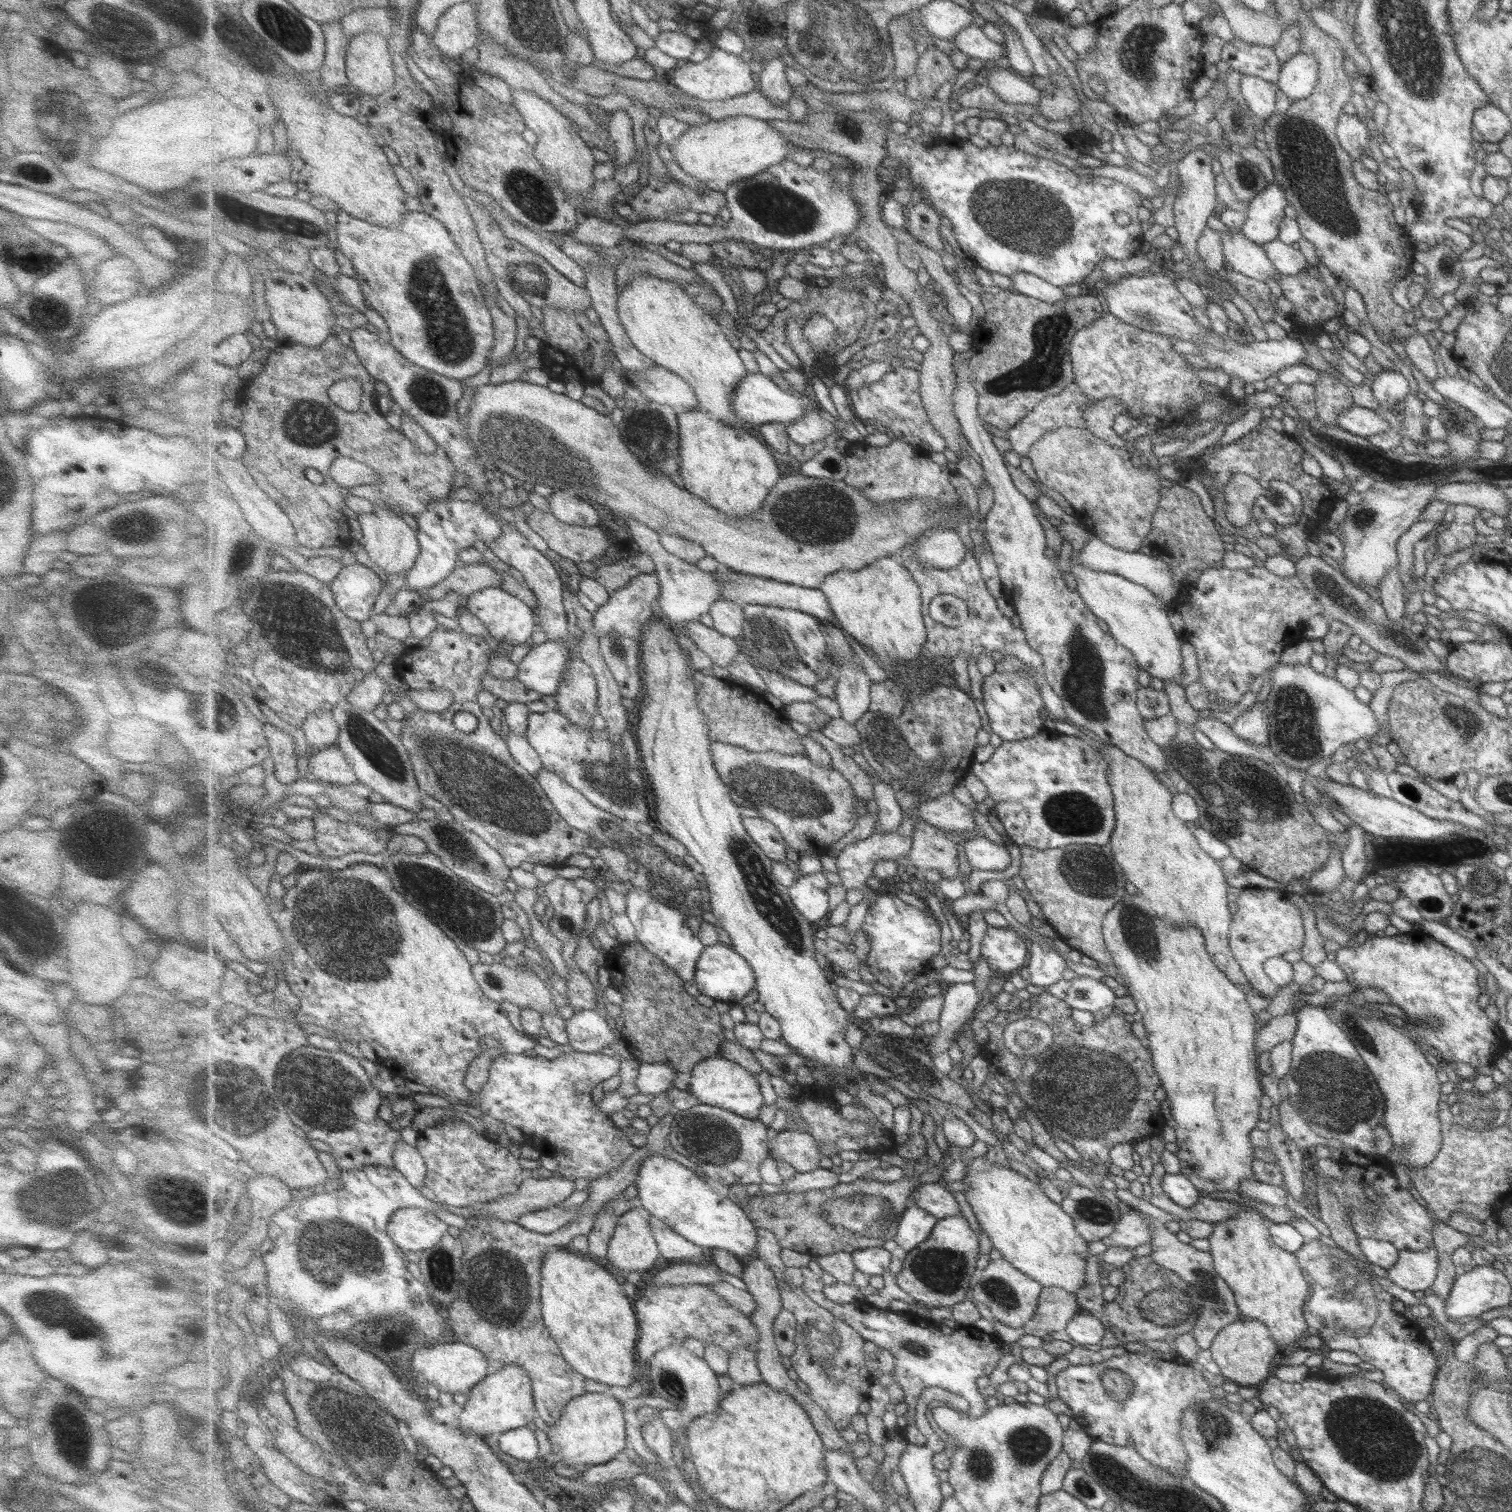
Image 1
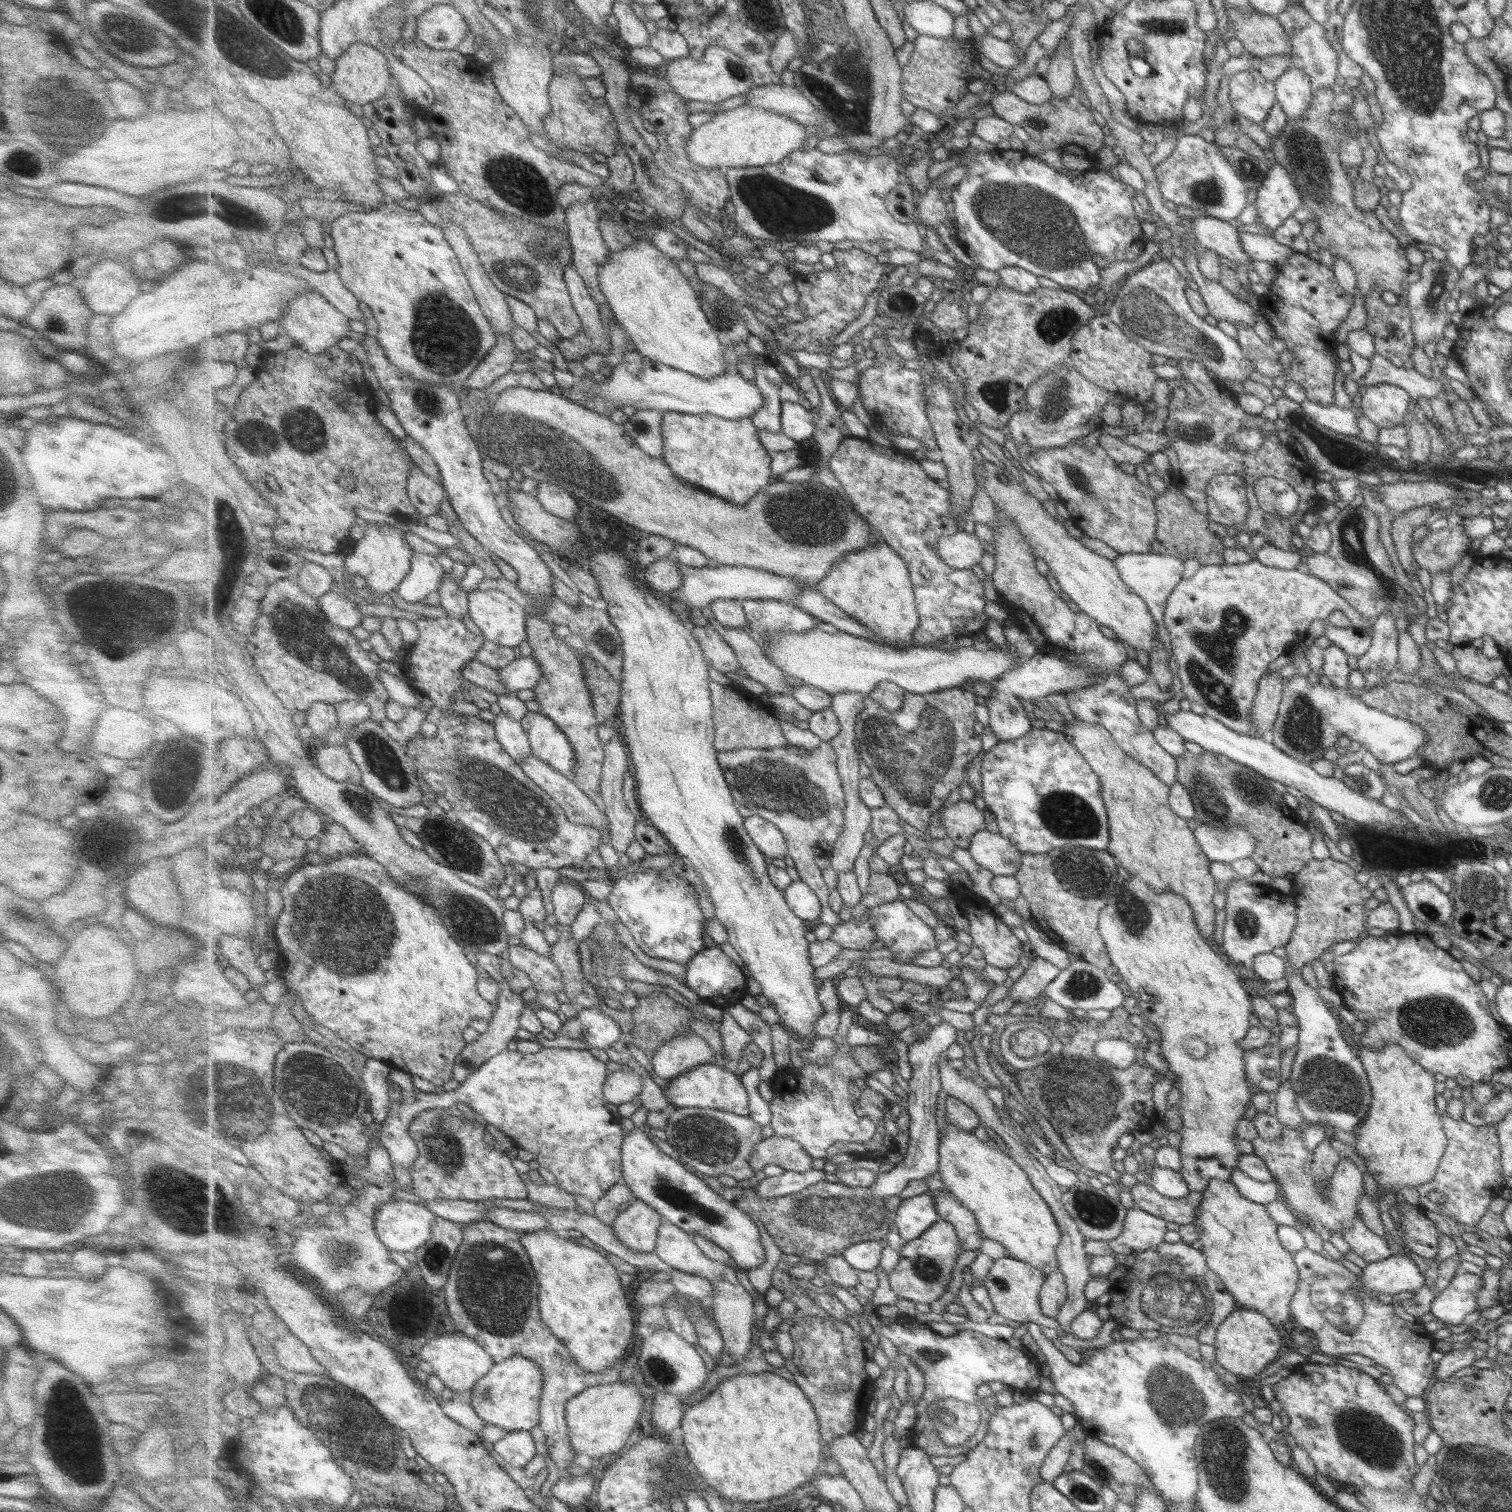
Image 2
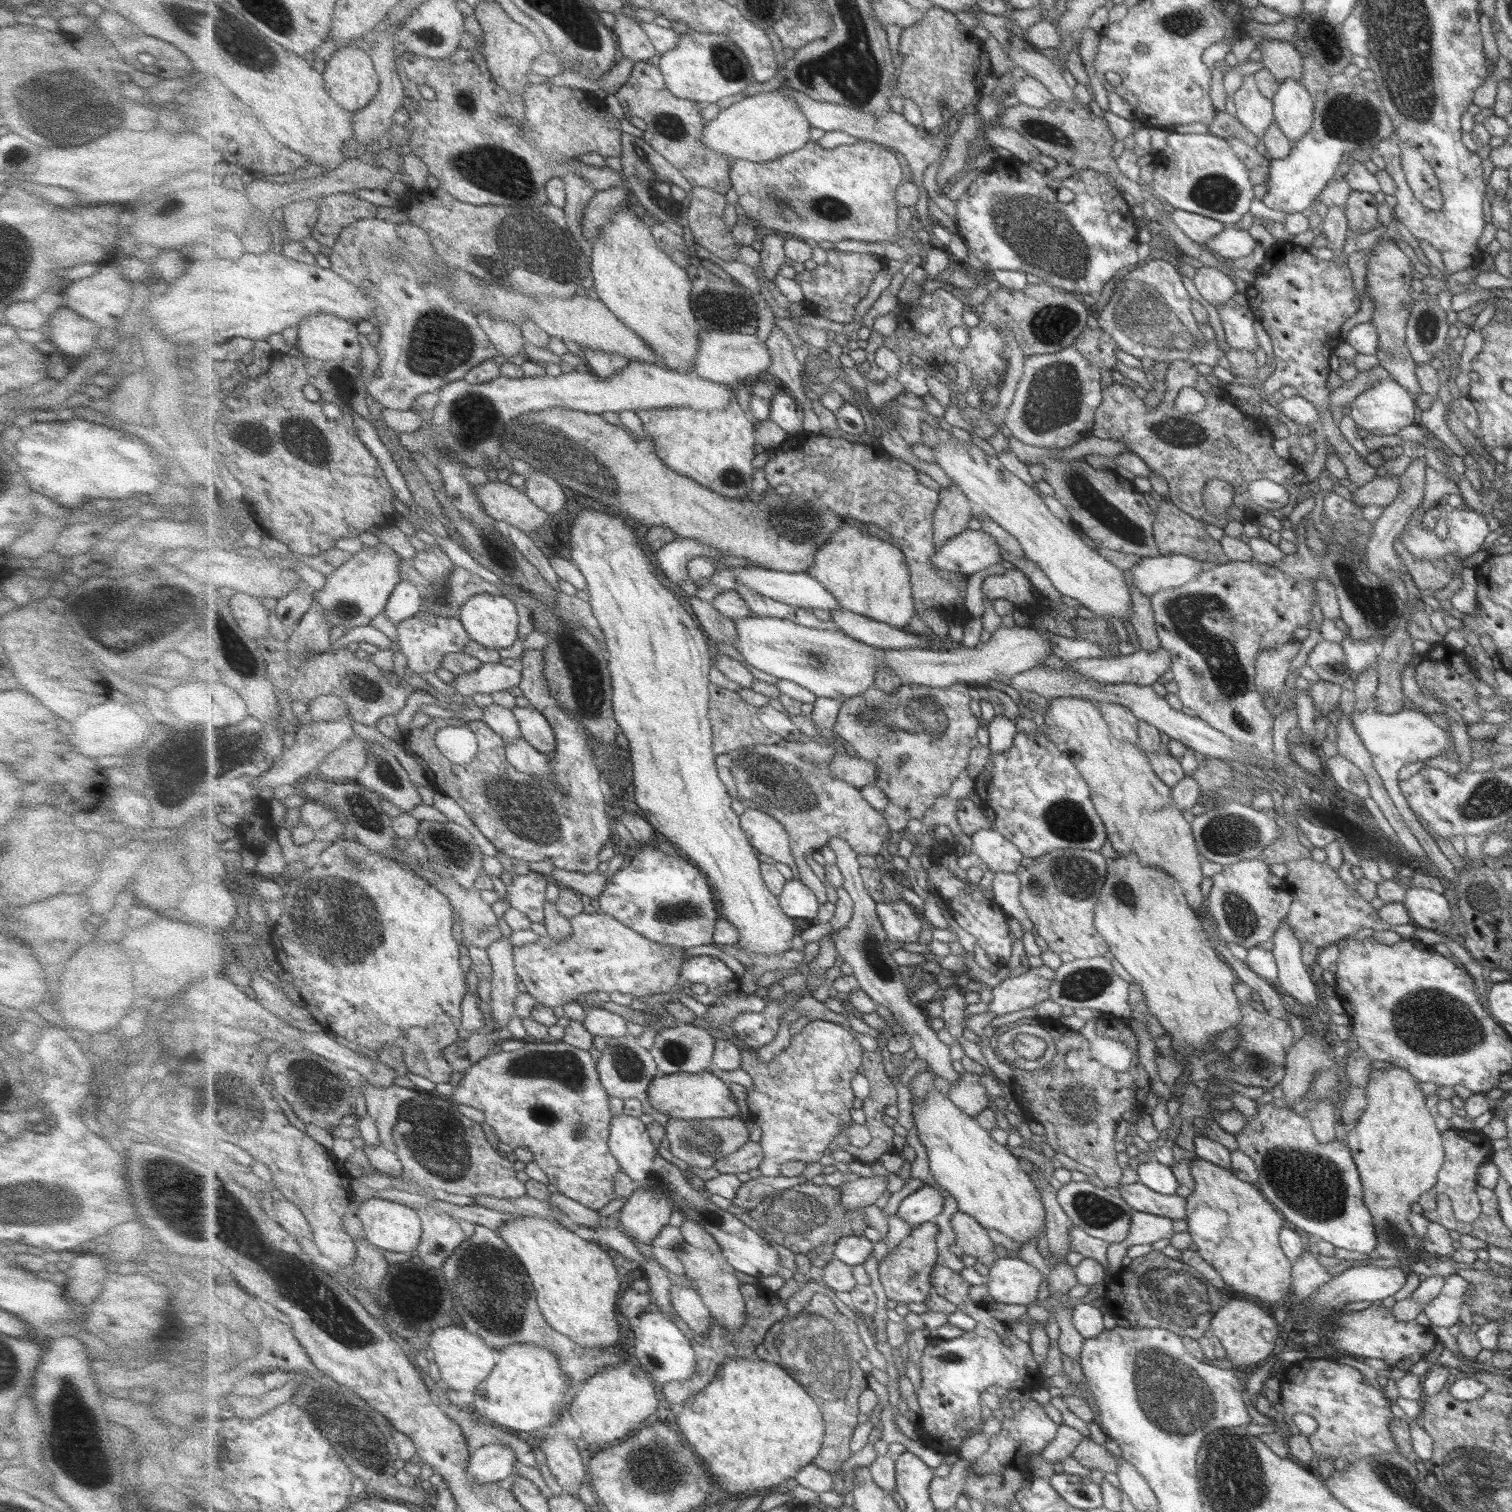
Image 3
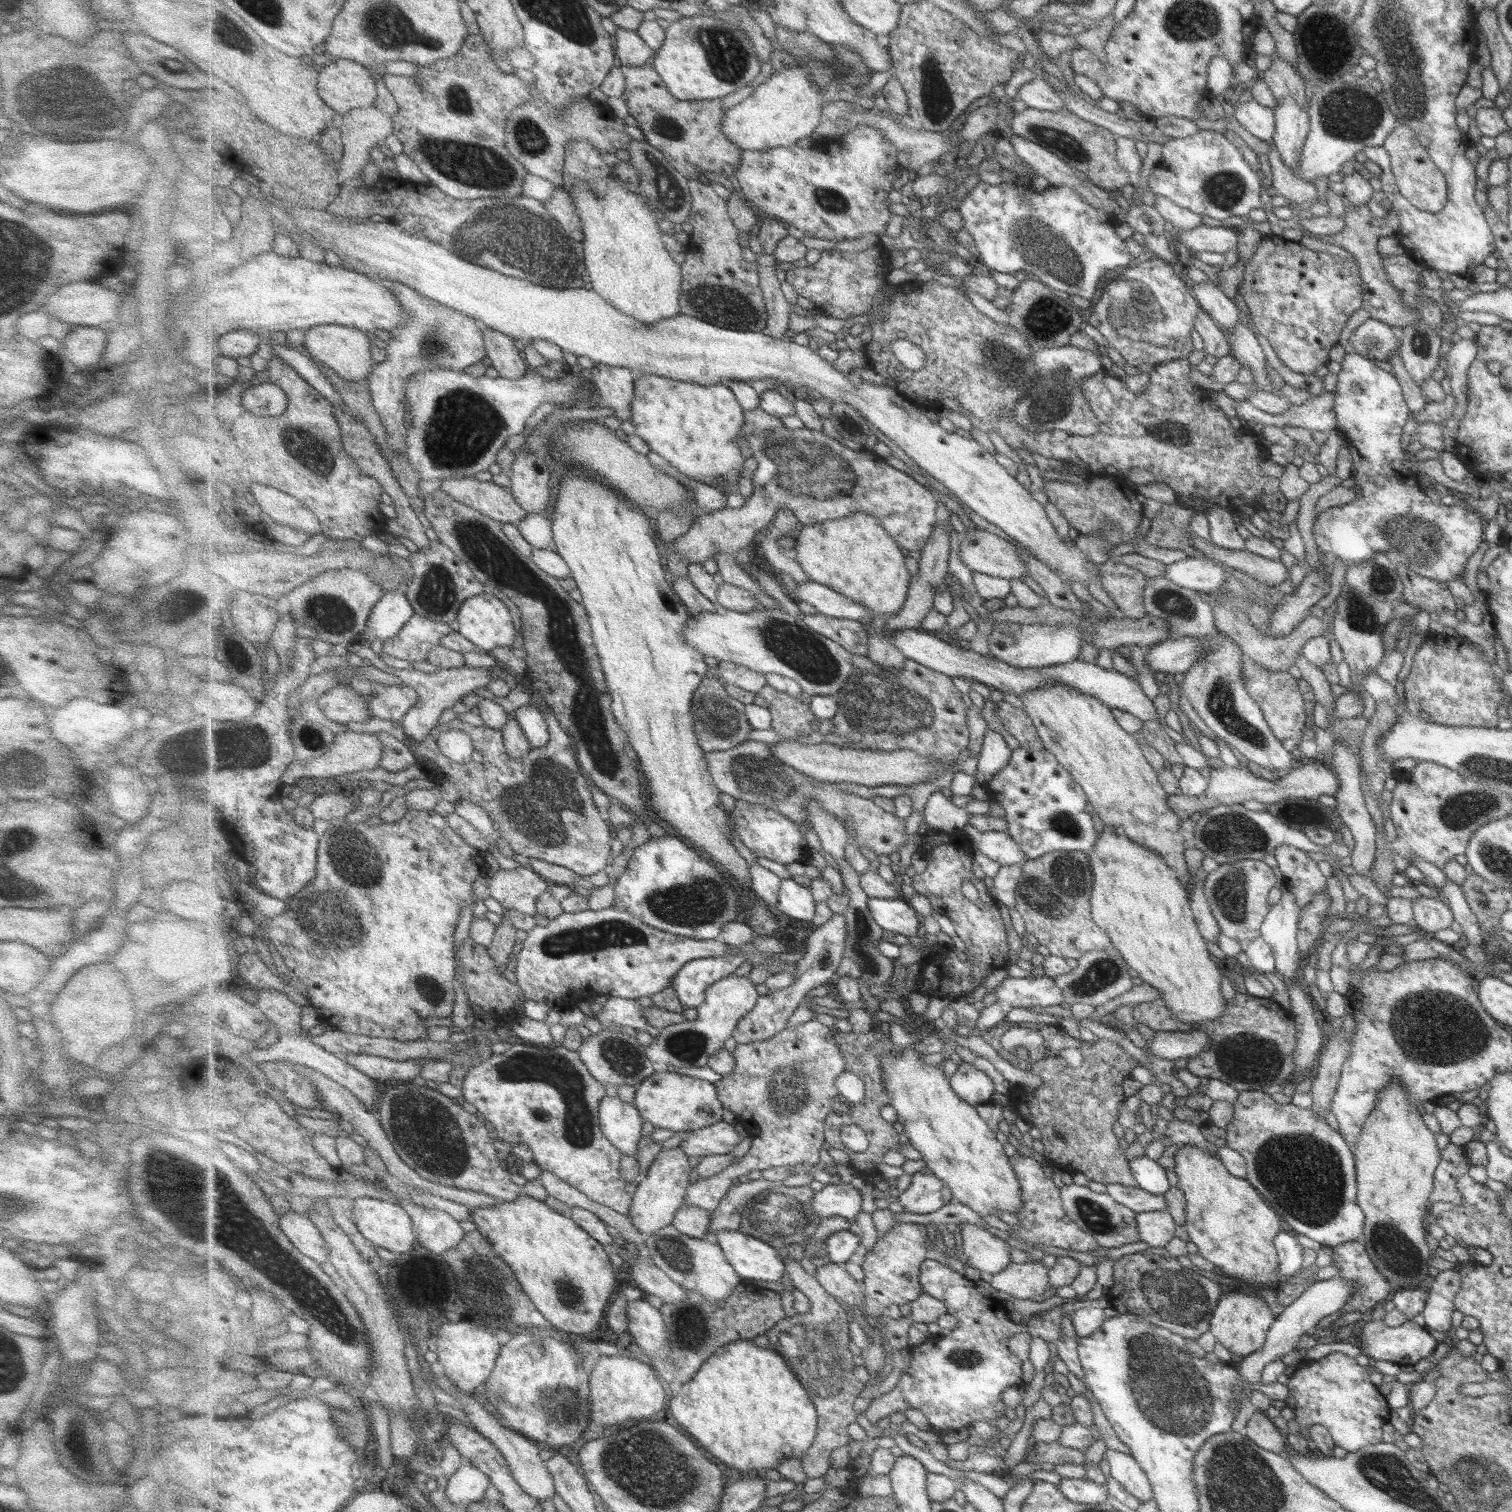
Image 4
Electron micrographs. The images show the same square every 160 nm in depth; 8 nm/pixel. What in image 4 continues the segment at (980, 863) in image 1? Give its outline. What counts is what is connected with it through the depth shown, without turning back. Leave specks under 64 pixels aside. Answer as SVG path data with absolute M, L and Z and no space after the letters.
M967 825L963 832L967 834L974 849L979 850L1001 867L1022 864L1027 859L1021 845L1008 833L979 832L970 825Z

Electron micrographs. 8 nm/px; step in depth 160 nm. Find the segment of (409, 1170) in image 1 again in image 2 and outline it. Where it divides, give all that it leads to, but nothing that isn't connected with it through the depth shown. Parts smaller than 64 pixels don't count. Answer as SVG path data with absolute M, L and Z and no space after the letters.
M542 1047L541 1052L525 1054L519 1050L505 1049L487 1060L479 1070L472 1072L454 1091L437 1094L419 1091L413 1086L413 1078L408 1073L393 1067L389 1079L400 1087L402 1100L401 1103L392 1102L389 1116L378 1132L382 1138L382 1145L390 1152L392 1161L397 1166L409 1170L420 1155L416 1140L410 1133L413 1121L425 1110L449 1111L457 1102L465 1103L479 1113L487 1123L509 1136L517 1147L534 1154L538 1164L555 1176L560 1187L567 1189L571 1194L581 1194L595 1204L596 1200L601 1199L611 1187L624 1178L622 1146L626 1135L617 1121L620 1118L613 1116L611 1110L605 1106L609 1103L605 1095L605 1086L610 1073L607 1064L597 1060L588 1050Z

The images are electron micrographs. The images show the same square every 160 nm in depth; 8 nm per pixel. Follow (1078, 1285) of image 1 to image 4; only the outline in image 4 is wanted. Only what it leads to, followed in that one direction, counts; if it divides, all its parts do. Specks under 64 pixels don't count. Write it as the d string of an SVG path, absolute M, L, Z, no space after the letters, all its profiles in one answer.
M913 1045L905 1048L899 1057L893 1057L890 1051L881 1055L891 1106L896 1110L897 1120L904 1126L903 1131L909 1143L922 1155L922 1160L931 1172L951 1189L955 1202L969 1206L981 1217L995 1216L997 1210L1017 1216L1018 1210L1024 1206L1023 1191L1003 1144L995 1138L994 1129L979 1114L977 1107L959 1096L943 1069L939 1065L925 1065L921 1060L922 1055L913 1049Z

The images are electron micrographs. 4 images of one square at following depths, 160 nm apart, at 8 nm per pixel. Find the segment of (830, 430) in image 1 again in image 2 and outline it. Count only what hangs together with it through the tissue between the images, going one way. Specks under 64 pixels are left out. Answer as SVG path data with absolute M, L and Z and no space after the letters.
M783 402L782 433L801 443L814 436L817 430L815 418L817 416L811 414L805 406L795 402Z

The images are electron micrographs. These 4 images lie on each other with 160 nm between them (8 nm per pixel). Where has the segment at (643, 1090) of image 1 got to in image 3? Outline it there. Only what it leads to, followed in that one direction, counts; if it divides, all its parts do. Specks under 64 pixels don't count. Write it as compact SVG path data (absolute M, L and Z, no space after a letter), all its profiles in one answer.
M681 1024L661 1031L650 1051L663 1074L695 1074L707 1071L714 1062L716 1044L709 1030Z

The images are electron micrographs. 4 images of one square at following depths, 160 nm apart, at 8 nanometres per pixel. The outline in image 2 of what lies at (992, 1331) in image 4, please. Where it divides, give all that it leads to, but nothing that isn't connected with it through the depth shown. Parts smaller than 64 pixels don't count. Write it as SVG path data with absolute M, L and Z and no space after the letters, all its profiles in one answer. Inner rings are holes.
M876 1312L866 1316L866 1321L872 1327L874 1338L886 1339L901 1352L907 1354L915 1365L923 1371L926 1389L923 1396L915 1402L917 1420L915 1429L910 1436L913 1446L925 1448L928 1455L947 1456L952 1458L957 1454L966 1455L975 1448L988 1433L991 1415L984 1401L977 1394L977 1388L987 1382L1001 1382L1007 1384L1013 1391L1033 1390L1038 1387L1037 1374L1039 1365L1034 1356L1024 1348L1013 1348L1007 1340L992 1339L978 1332L960 1332L957 1335L941 1336L930 1328L928 1323L919 1323L914 1318L899 1315L895 1318L881 1317ZM941 1399L957 1399L963 1403L978 1406L982 1412L982 1419L977 1432L967 1442L957 1446L948 1446L940 1439L940 1434L934 1428L929 1416L929 1405Z

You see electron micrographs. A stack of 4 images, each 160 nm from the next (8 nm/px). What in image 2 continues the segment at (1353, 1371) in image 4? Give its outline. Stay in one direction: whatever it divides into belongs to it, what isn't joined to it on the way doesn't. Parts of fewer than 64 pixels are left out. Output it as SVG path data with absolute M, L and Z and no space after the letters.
M1306 1362L1291 1369L1292 1372L1287 1378L1271 1385L1270 1388L1273 1392L1274 1399L1277 1400L1277 1404L1281 1406L1281 1410L1289 1418L1289 1423L1285 1431L1291 1435L1296 1446L1307 1454L1314 1469L1317 1470L1317 1474L1321 1474L1337 1490L1341 1490L1340 1486L1343 1486L1343 1484L1345 1486L1351 1486L1351 1488L1355 1488L1356 1490L1360 1490L1360 1488L1374 1488L1374 1490L1386 1490L1387 1492L1405 1492L1408 1488L1412 1488L1411 1478L1413 1478L1415 1471L1418 1469L1413 1459L1413 1446L1416 1445L1411 1436L1411 1432L1413 1432L1413 1419L1405 1411L1401 1410L1399 1405L1395 1404L1393 1398L1387 1395L1386 1391L1376 1384L1376 1380L1370 1378L1367 1374L1361 1373L1359 1370L1344 1368L1339 1364L1324 1366Z

